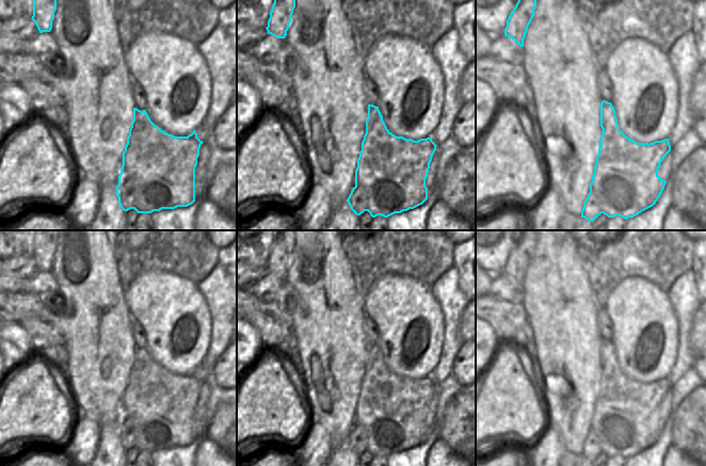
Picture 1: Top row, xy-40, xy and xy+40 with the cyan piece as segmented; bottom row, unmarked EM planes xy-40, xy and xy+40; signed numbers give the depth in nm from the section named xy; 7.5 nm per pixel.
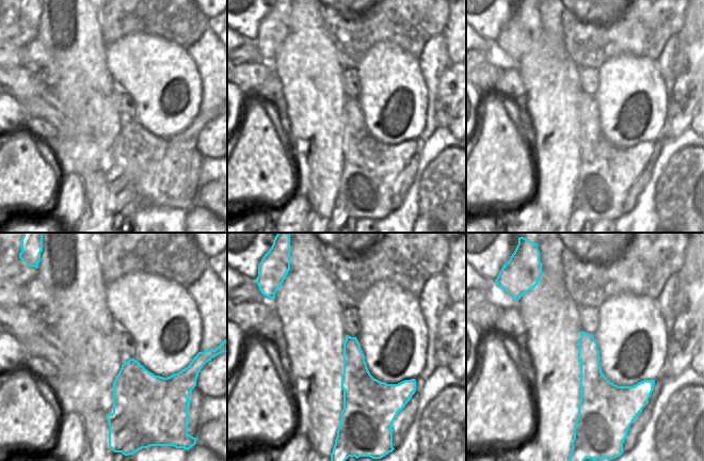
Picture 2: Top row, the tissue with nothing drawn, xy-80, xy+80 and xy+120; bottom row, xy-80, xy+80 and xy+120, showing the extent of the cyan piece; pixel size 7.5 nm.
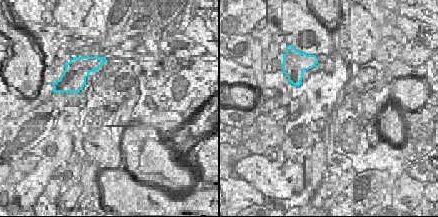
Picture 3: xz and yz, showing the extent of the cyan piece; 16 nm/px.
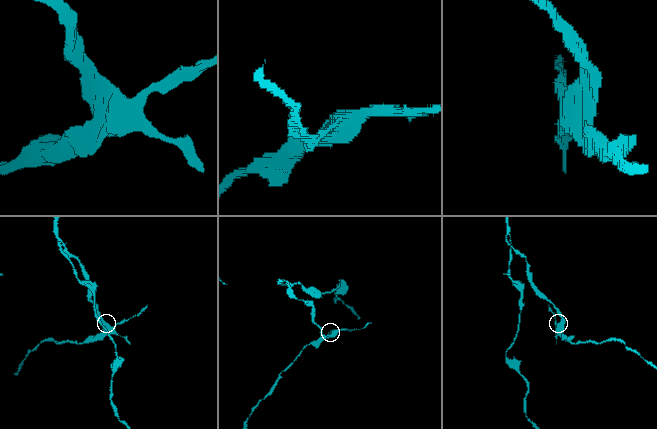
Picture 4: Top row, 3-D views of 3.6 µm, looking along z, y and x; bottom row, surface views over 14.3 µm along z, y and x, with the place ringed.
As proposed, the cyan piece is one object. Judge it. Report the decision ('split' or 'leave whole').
split

